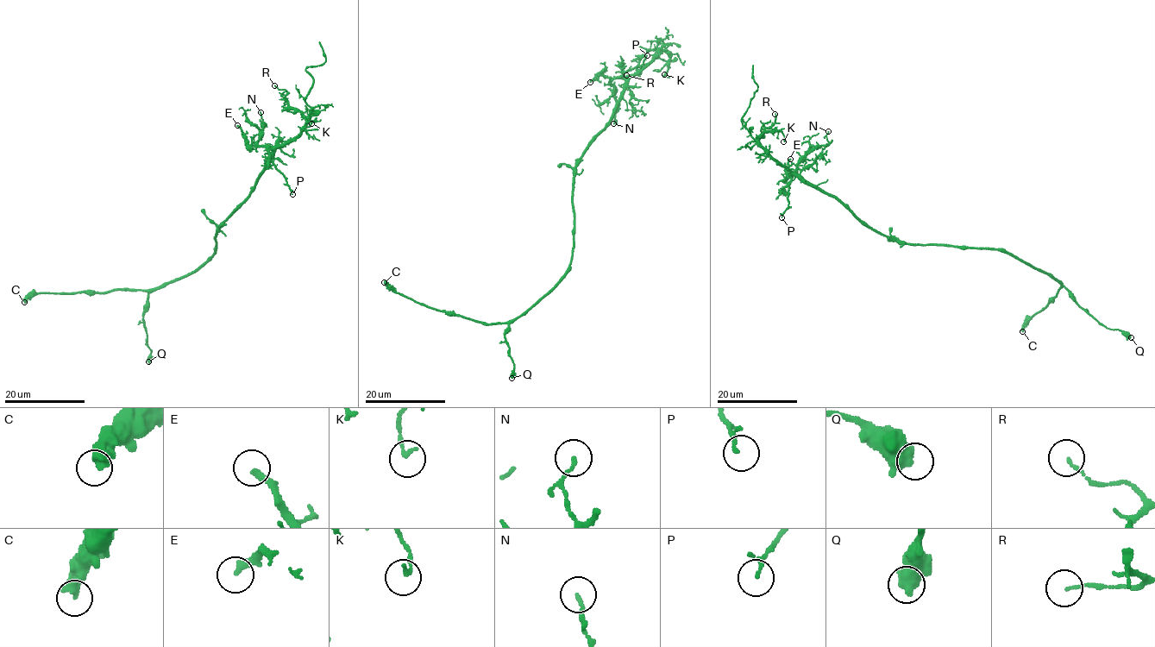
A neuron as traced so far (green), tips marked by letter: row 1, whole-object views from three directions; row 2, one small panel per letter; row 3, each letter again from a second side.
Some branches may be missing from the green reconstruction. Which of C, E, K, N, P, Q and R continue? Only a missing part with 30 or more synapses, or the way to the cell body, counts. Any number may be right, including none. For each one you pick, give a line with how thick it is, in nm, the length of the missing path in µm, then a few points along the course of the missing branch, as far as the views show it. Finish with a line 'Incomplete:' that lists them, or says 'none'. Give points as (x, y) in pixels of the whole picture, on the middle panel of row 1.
Incomplete: none

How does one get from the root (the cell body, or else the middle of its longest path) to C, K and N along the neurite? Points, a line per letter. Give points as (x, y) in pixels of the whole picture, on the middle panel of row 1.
C: (573, 181), (574, 241), (570, 270), (516, 318), (505, 323), (482, 323), (447, 315), (396, 293), (384, 282)
K: (573, 181), (576, 160), (593, 137), (609, 122), (624, 82), (663, 50), (669, 58), (664, 74)
N: (573, 181), (576, 160), (609, 122), (620, 100), (624, 83), (619, 78), (611, 83), (616, 102), (613, 123)

